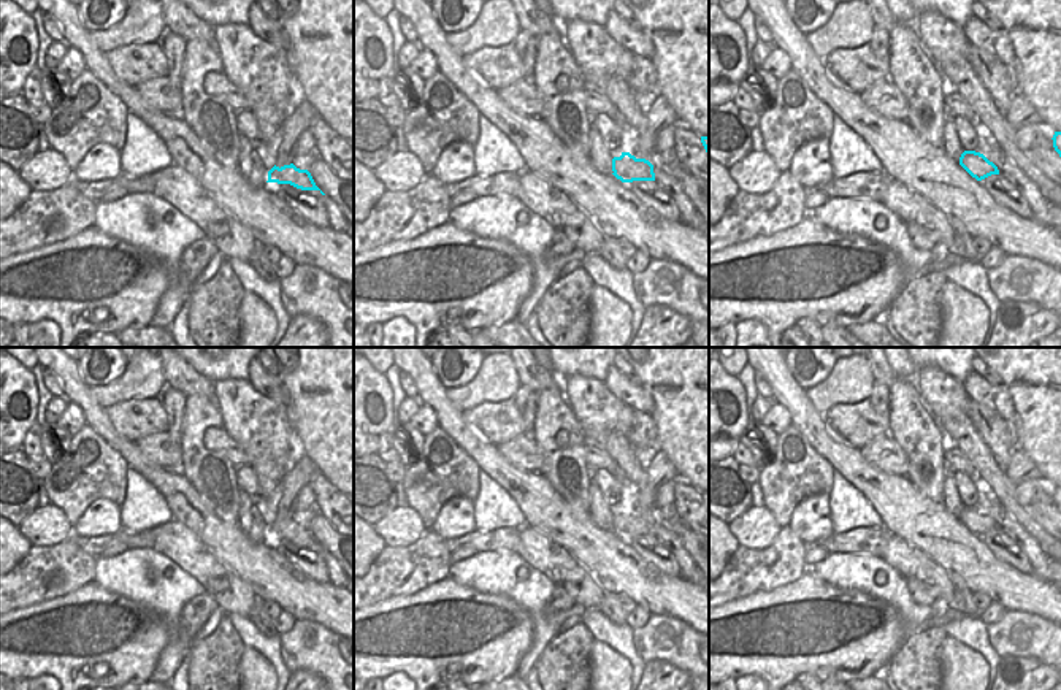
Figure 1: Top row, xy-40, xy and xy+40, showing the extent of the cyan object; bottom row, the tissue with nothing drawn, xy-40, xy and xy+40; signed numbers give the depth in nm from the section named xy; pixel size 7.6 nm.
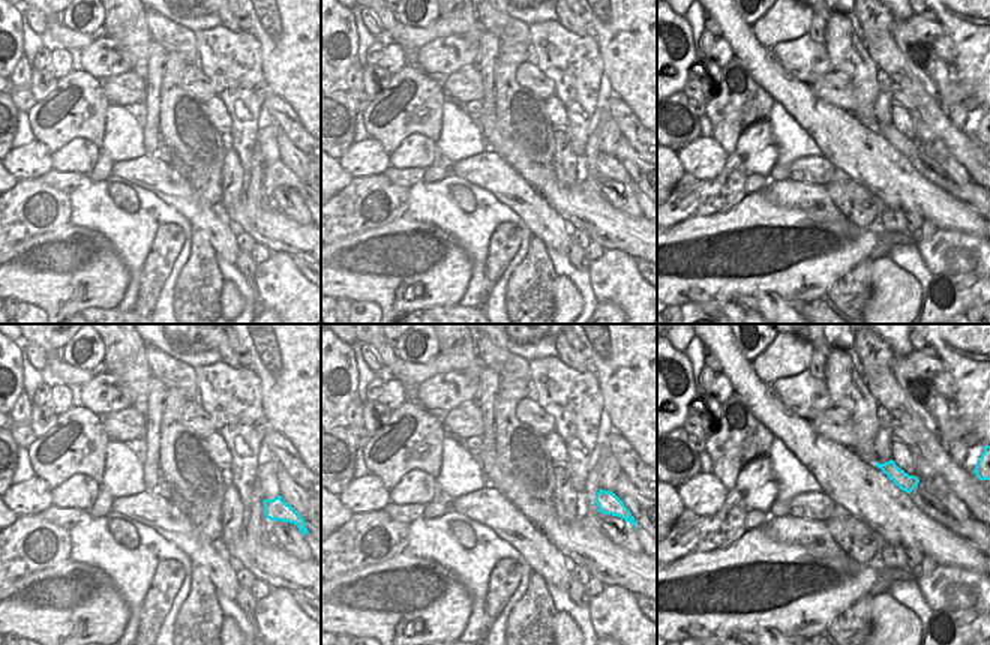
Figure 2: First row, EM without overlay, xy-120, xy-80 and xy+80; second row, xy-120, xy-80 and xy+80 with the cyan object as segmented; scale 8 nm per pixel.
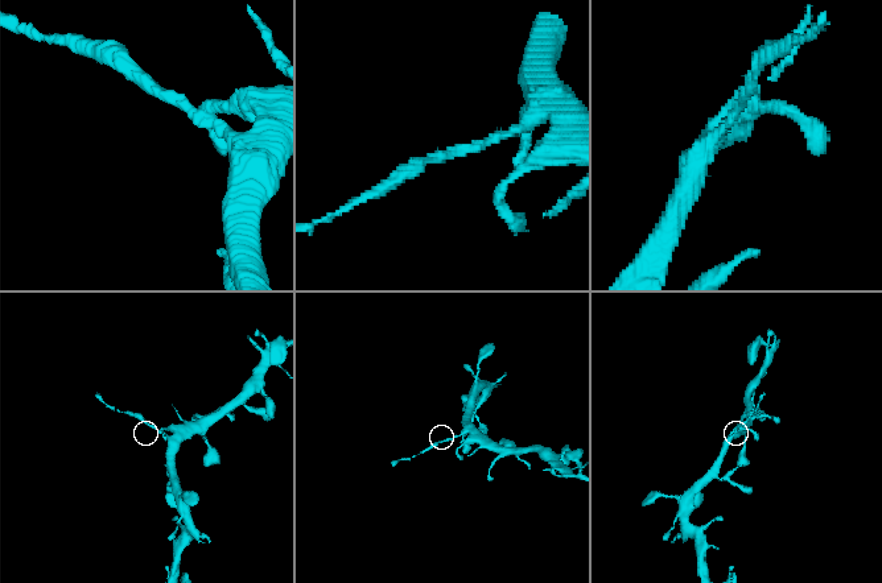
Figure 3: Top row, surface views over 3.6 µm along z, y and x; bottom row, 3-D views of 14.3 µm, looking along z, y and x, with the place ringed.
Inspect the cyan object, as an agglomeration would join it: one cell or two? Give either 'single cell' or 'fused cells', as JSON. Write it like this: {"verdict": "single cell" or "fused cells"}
{"verdict": "fused cells"}

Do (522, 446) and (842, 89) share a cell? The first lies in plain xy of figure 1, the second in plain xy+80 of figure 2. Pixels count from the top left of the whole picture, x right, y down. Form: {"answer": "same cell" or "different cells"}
{"answer": "same cell"}

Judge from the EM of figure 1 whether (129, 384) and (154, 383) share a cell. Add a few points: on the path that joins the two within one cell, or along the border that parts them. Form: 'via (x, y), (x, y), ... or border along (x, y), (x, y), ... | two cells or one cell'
via (135, 383), (148, 383) | one cell

